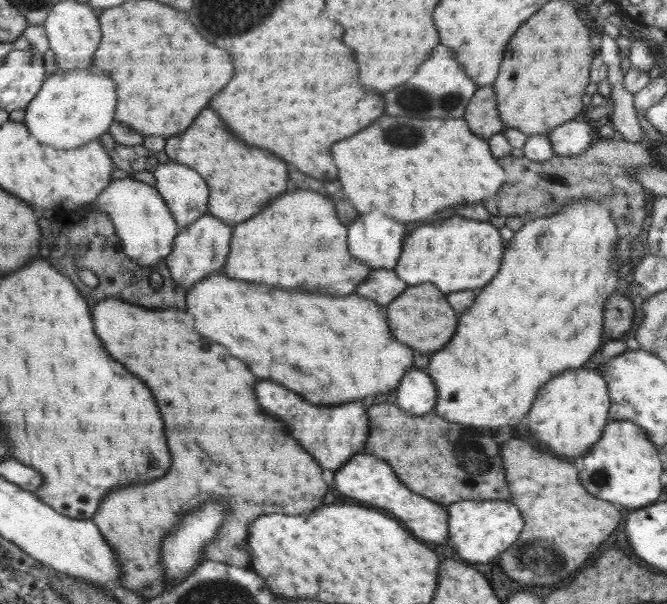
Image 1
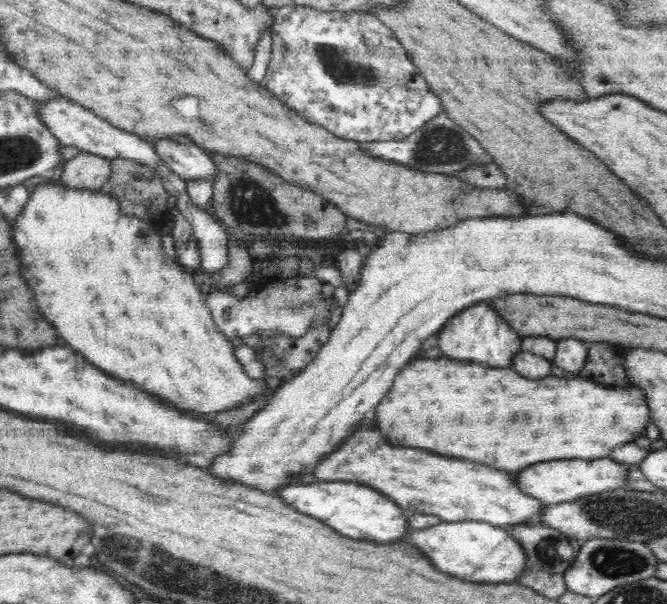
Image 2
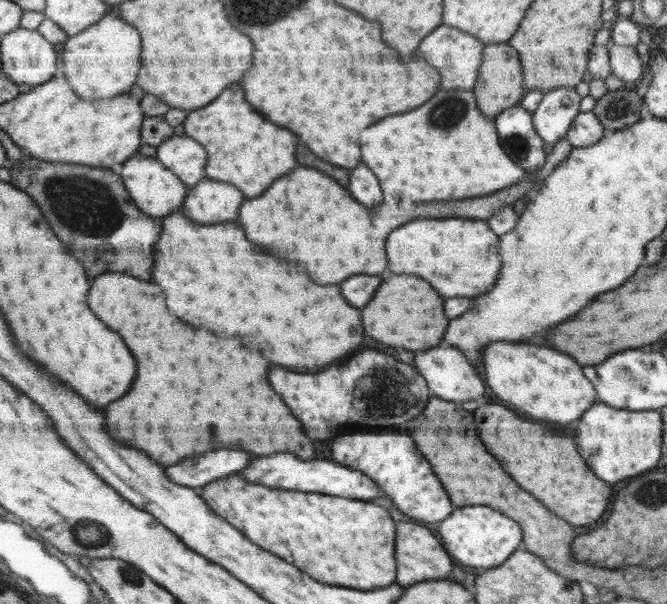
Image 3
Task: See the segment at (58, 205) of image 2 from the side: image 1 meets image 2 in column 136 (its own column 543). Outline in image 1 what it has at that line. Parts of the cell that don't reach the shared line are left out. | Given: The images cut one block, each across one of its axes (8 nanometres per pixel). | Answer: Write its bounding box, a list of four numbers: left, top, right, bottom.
[428,199,624,428]

